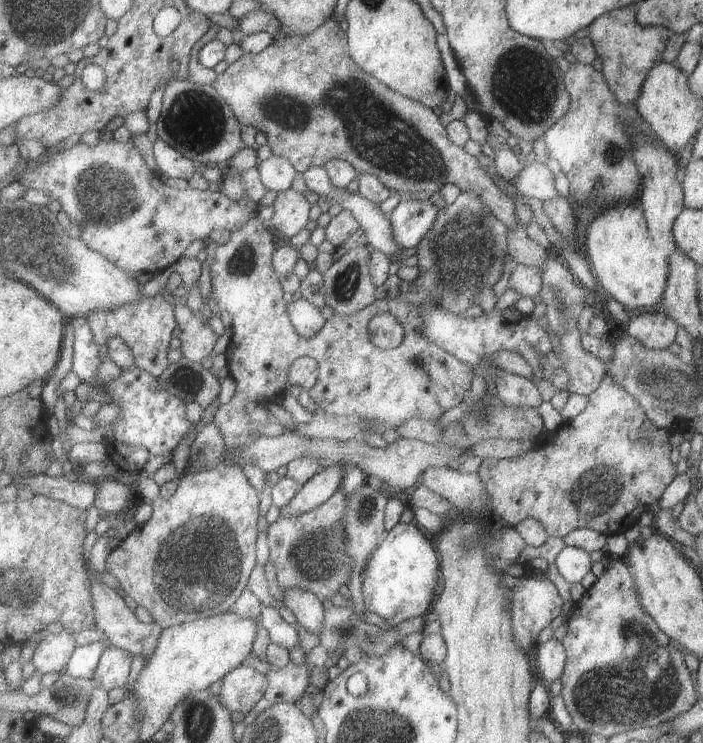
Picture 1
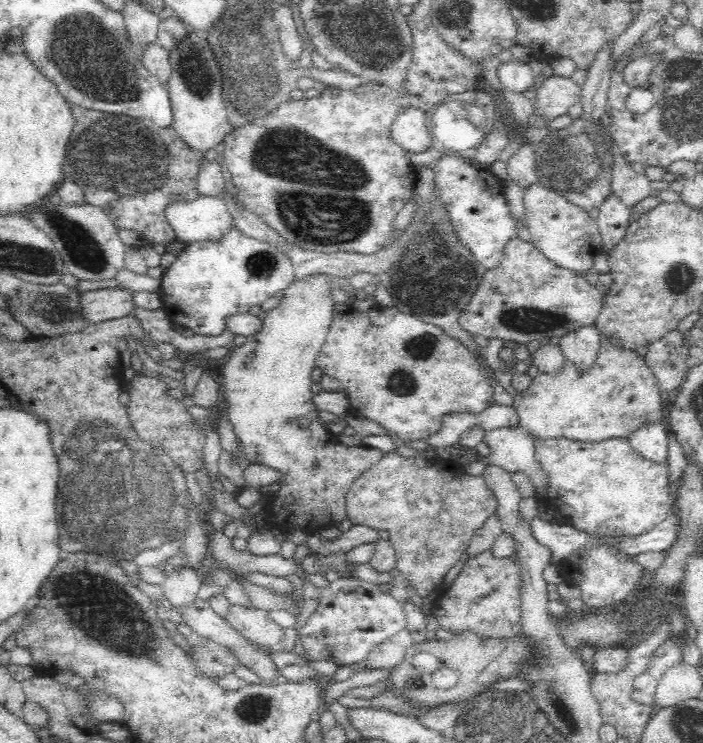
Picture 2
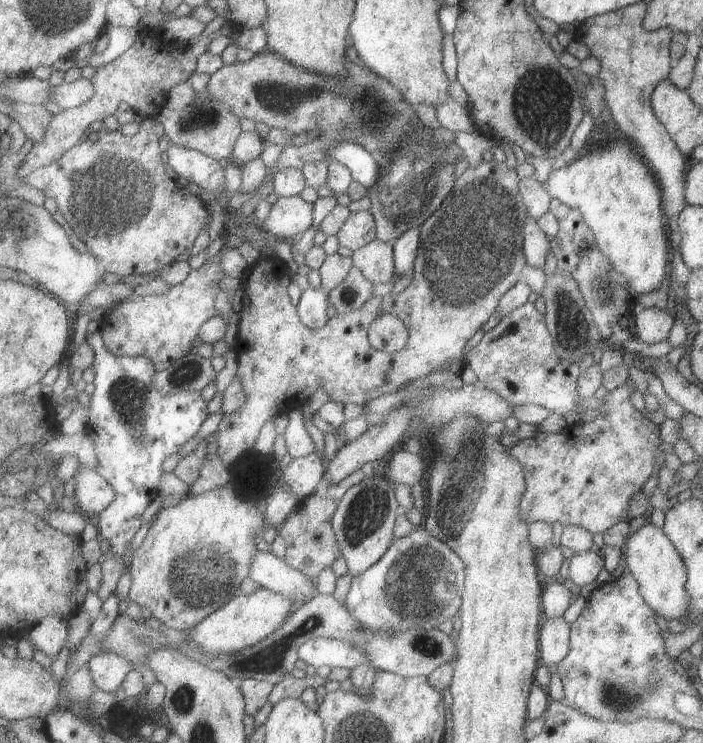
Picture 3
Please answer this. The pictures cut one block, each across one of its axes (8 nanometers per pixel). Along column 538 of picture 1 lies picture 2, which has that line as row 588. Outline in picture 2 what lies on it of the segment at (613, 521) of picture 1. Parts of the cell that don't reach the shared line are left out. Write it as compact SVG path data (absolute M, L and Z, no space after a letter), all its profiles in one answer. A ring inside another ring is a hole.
M491 550L469 556L452 584L446 586L446 592L433 603L431 612L440 629L452 634L472 631L500 640L519 635L522 631L520 565L515 557L496 558Z

